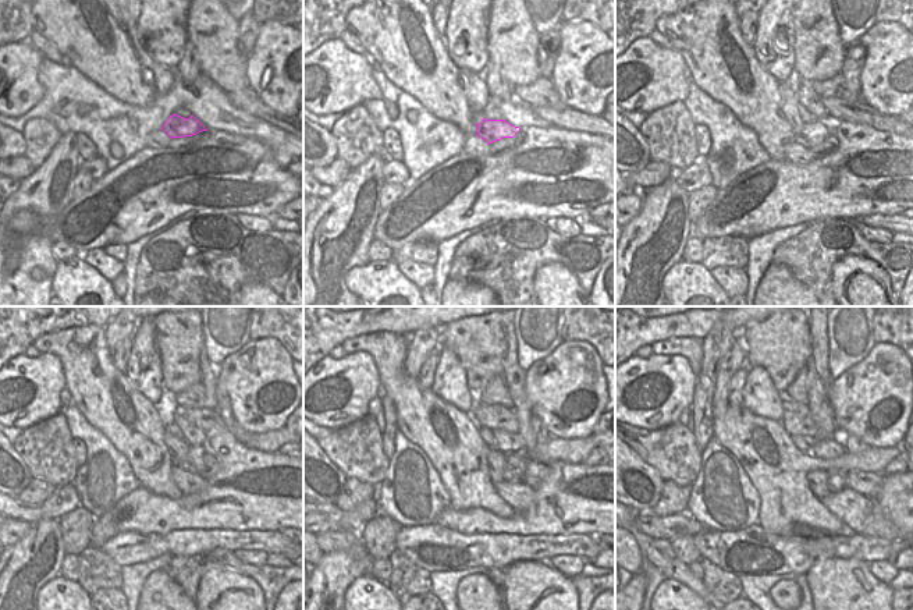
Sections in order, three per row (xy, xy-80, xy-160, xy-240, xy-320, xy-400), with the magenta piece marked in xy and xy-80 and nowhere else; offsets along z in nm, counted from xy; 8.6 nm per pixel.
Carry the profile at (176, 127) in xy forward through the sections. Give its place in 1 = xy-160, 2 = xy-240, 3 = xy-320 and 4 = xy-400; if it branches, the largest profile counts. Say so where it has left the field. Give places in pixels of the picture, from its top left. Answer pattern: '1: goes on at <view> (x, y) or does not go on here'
1: goes on at xy-160 (810, 135)
2: goes on at xy-240 (194, 464)
3: goes on at xy-320 (515, 463)
4: goes on at xy-400 (835, 478)

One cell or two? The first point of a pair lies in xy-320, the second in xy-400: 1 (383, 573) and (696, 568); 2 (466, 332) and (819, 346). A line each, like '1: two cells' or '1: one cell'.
1: one cell
2: two cells

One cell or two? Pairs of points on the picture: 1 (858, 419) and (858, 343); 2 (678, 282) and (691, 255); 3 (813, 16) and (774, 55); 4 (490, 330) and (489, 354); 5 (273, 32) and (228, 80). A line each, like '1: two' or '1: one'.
1: two
2: two
3: two
4: one
5: two

